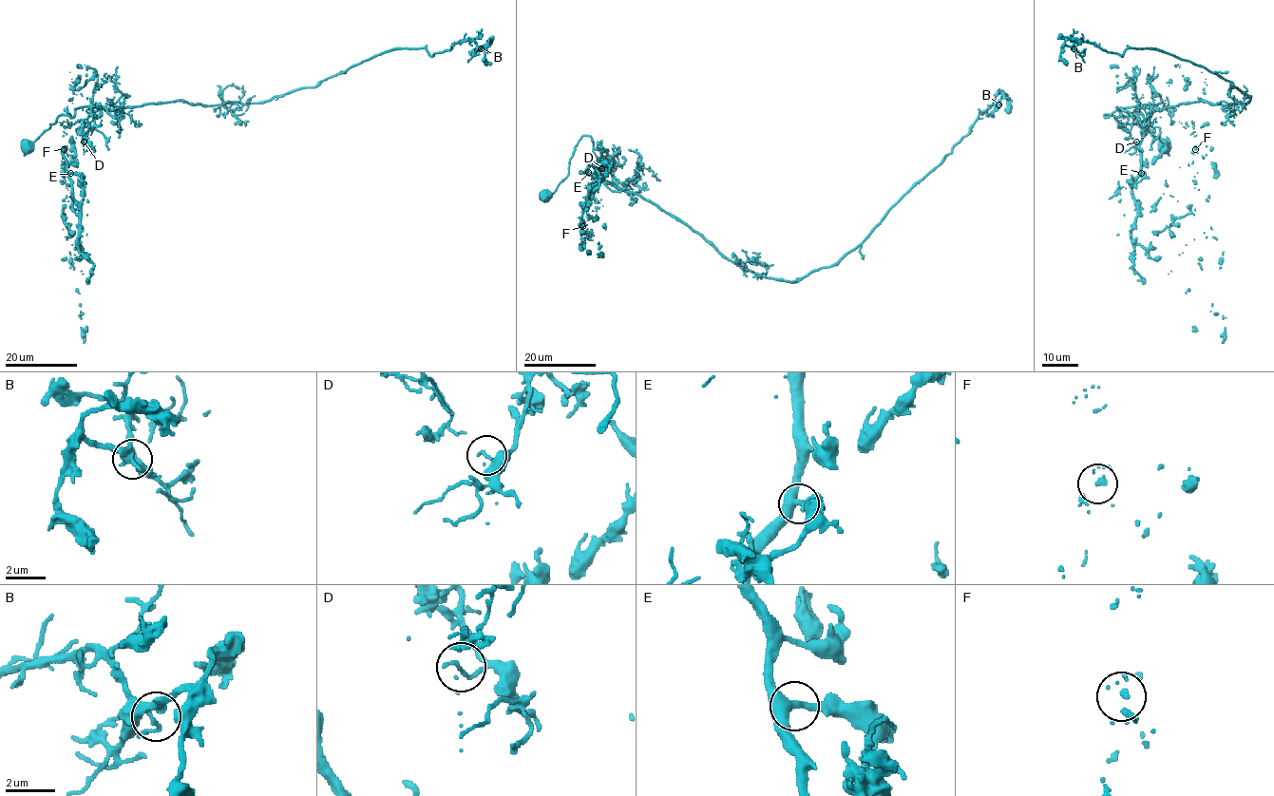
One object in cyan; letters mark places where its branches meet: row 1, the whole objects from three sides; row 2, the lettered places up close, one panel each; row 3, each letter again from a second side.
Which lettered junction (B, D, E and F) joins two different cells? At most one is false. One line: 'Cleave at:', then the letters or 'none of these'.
Cleave at: D

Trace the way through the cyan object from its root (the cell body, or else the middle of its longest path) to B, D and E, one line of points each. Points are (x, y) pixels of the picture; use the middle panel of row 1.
B: (543, 195), (588, 136), (628, 192), (742, 267), (798, 282), (853, 251), (998, 104)
D: (543, 195), (567, 176), (584, 136), (617, 188), (601, 176), (602, 168)
E: (543, 195), (567, 176), (584, 136), (618, 187), (600, 179), (591, 197), (588, 172)

